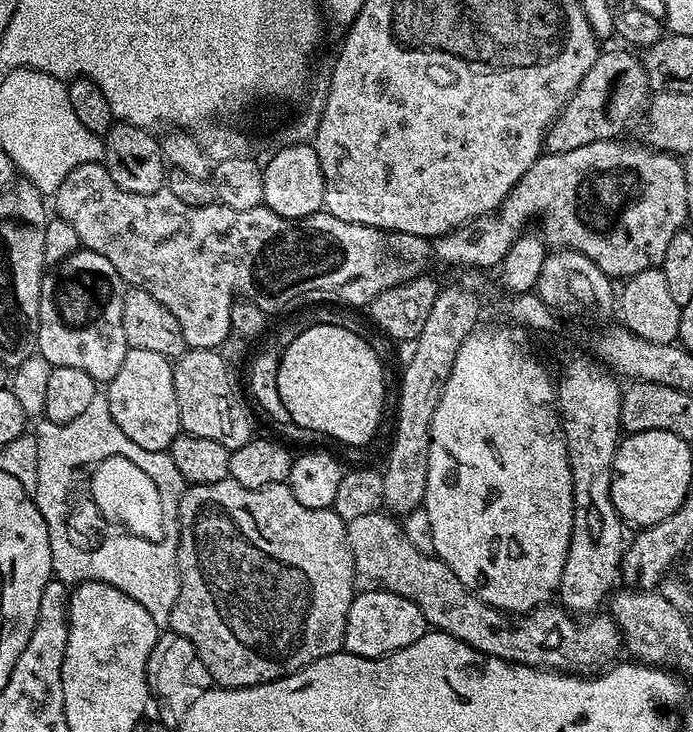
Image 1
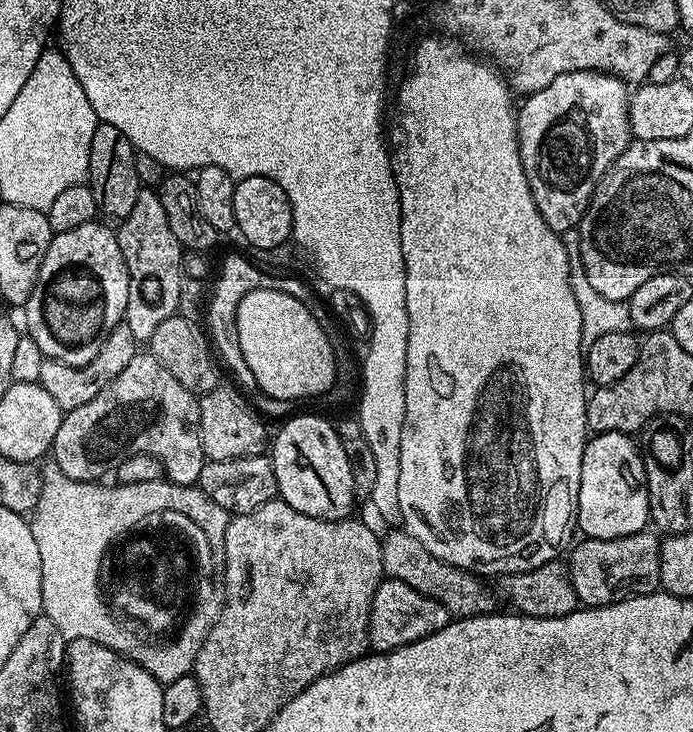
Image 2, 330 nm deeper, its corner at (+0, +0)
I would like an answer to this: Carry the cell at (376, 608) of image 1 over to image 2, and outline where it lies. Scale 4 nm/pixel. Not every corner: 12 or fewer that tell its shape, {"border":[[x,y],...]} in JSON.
{"border":[[380,581],[368,643],[389,652],[442,630],[442,602]]}

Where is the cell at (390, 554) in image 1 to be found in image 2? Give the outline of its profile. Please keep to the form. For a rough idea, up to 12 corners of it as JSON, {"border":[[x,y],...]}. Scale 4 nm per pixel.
{"border":[[407,530],[383,533],[385,577],[442,602],[449,617],[487,616],[481,577],[434,558]]}

